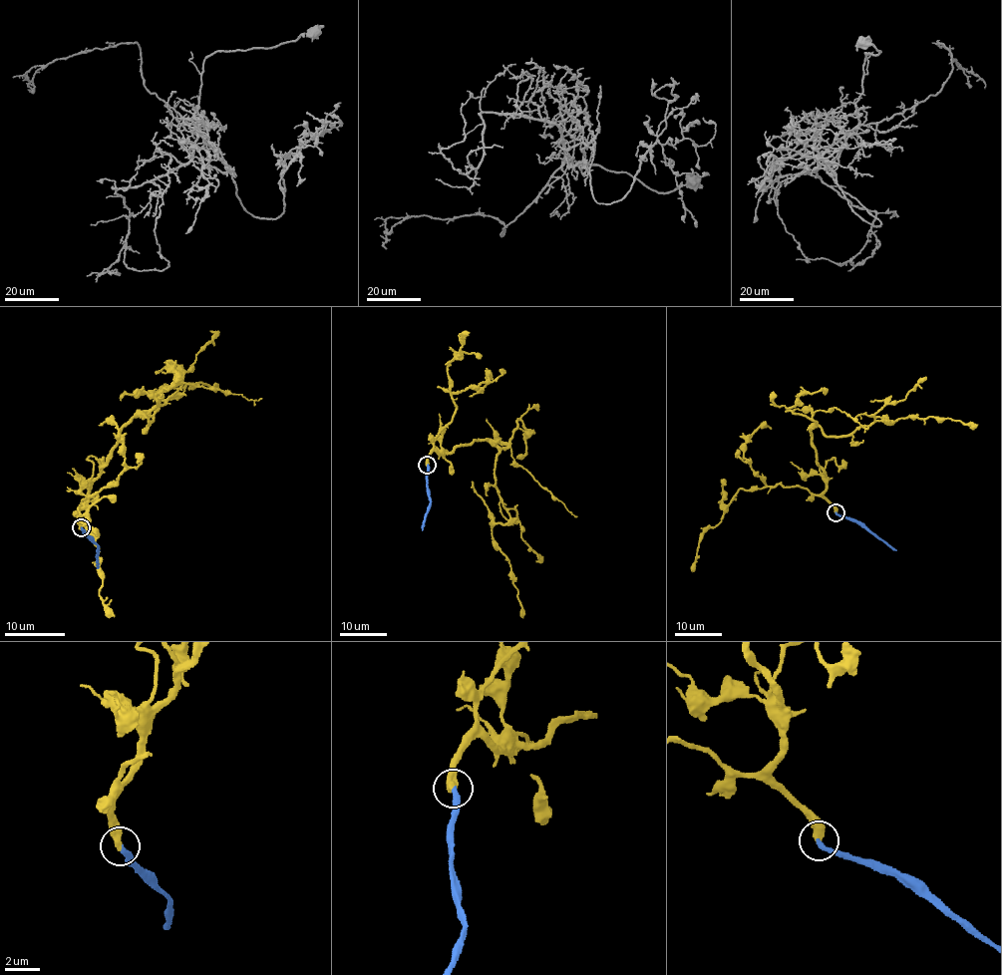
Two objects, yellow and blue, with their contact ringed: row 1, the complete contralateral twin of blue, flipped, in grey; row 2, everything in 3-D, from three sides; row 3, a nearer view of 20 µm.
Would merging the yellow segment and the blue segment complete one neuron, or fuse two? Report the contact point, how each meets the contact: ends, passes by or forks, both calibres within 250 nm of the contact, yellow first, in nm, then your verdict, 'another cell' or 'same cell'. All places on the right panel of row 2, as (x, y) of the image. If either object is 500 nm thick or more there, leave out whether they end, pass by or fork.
place (835, 512); yellow ends; blue ends; calibres 480 and 280 nm; same cell

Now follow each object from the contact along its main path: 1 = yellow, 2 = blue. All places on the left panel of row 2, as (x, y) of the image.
1: (81, 527), (79, 511), (118, 433), (145, 413), (149, 424), (177, 396), (161, 400), (162, 388), (218, 387)
2: (81, 527), (98, 544), (99, 568)

